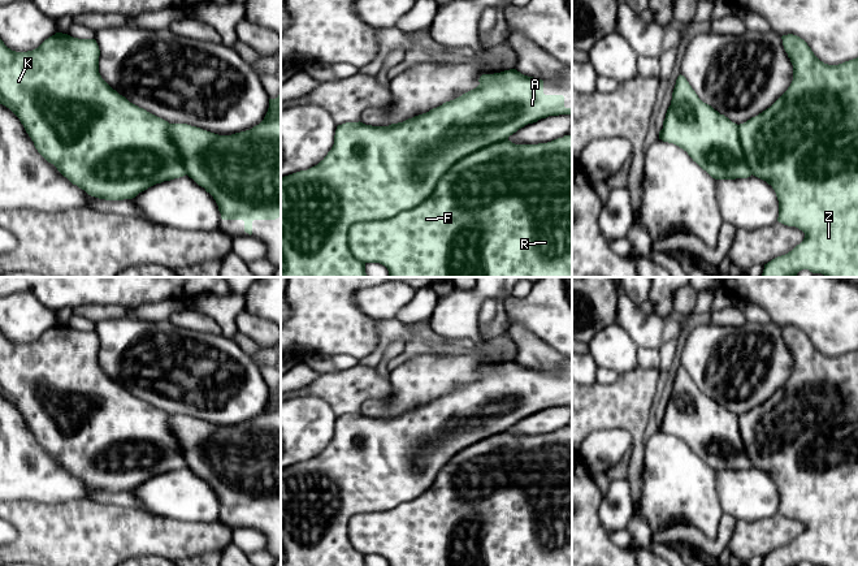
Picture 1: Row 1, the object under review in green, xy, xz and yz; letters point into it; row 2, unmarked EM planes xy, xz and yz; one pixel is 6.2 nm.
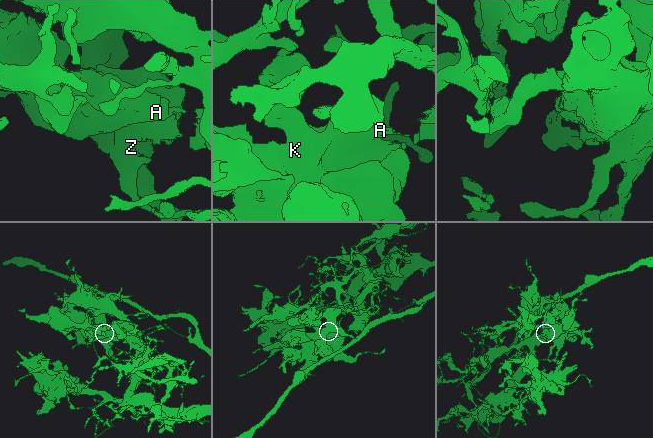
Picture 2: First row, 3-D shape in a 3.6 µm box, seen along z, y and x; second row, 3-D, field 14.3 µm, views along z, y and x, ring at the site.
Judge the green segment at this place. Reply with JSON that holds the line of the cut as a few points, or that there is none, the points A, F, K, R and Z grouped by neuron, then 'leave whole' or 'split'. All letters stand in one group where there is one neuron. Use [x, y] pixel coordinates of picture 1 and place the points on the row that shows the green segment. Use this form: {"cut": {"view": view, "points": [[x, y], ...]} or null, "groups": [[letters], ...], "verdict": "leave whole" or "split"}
{"cut": null, "groups": [["A", "F", "K", "R", "Z"]], "verdict": "leave whole"}

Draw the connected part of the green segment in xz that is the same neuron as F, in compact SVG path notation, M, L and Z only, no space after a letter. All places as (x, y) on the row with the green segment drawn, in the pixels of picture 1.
M516 69L494 74L482 74L480 85L462 96L446 101L426 113L389 126L372 126L363 122L346 122L337 126L334 144L328 155L315 167L281 178L281 277L367 277L365 264L380 263L389 271L389 277L572 277L572 135L538 144L515 144L508 137L528 124L549 116L571 115L572 108L564 107L563 95L545 95L543 81L528 77Z

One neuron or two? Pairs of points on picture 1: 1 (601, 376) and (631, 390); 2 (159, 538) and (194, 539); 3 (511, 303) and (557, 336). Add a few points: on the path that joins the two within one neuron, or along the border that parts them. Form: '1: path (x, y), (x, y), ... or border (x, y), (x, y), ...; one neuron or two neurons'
1: border (620, 375), (610, 383), (597, 383); two neurons
2: path (168, 538), (185, 539); one neuron
3: path (523, 311), (532, 311), (545, 324); one neuron

